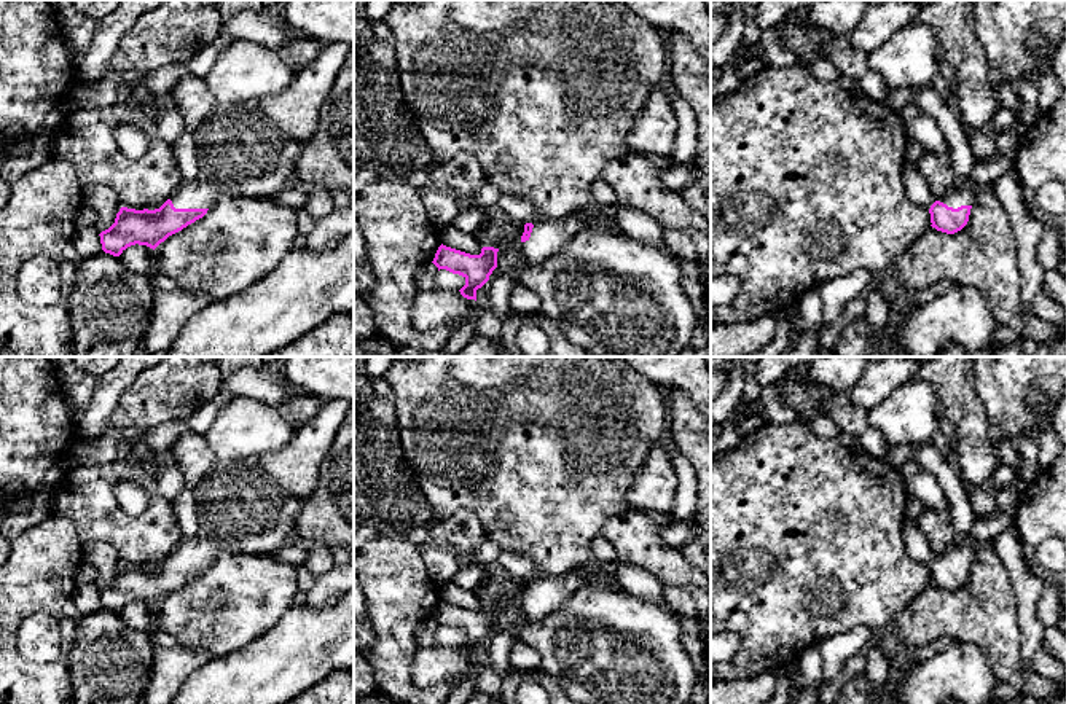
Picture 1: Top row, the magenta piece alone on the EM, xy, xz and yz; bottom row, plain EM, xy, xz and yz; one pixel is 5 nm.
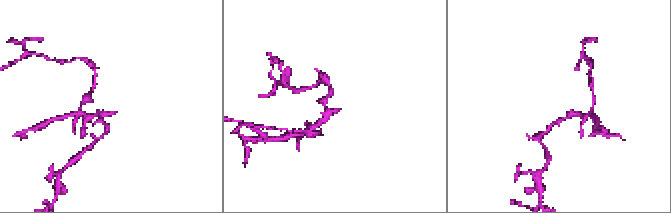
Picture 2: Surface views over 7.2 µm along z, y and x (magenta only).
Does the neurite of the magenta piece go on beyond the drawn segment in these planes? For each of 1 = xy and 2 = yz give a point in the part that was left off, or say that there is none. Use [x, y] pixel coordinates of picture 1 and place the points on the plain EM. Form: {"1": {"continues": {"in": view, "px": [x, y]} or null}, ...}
{"1": {"continues": {"in": "xy", "px": [250, 505]}}, "2": {"continues": {"in": "yz", "px": [964, 551]}}}

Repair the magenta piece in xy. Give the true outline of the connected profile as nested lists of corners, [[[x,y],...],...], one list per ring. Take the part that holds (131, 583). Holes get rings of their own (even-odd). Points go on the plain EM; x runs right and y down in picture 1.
[[[330,400],[280,449],[244,459],[217,459],[193,489],[199,530],[155,567],[121,564],[115,580],[102,588],[105,610],[120,613],[131,602],[156,605],[169,593],[202,575],[221,553],[276,554],[295,540],[296,519],[319,484],[320,465],[333,448],[352,400]]]

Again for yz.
[[[961,540],[956,546],[935,557],[929,565],[931,583],[946,591],[961,588],[969,578],[977,545],[970,540]]]

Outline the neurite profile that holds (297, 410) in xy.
[[[300,392],[300,393],[290,395],[285,401],[282,401],[277,406],[277,409],[282,414],[282,417],[295,430],[298,430],[319,413],[322,405],[323,405],[322,400]]]

